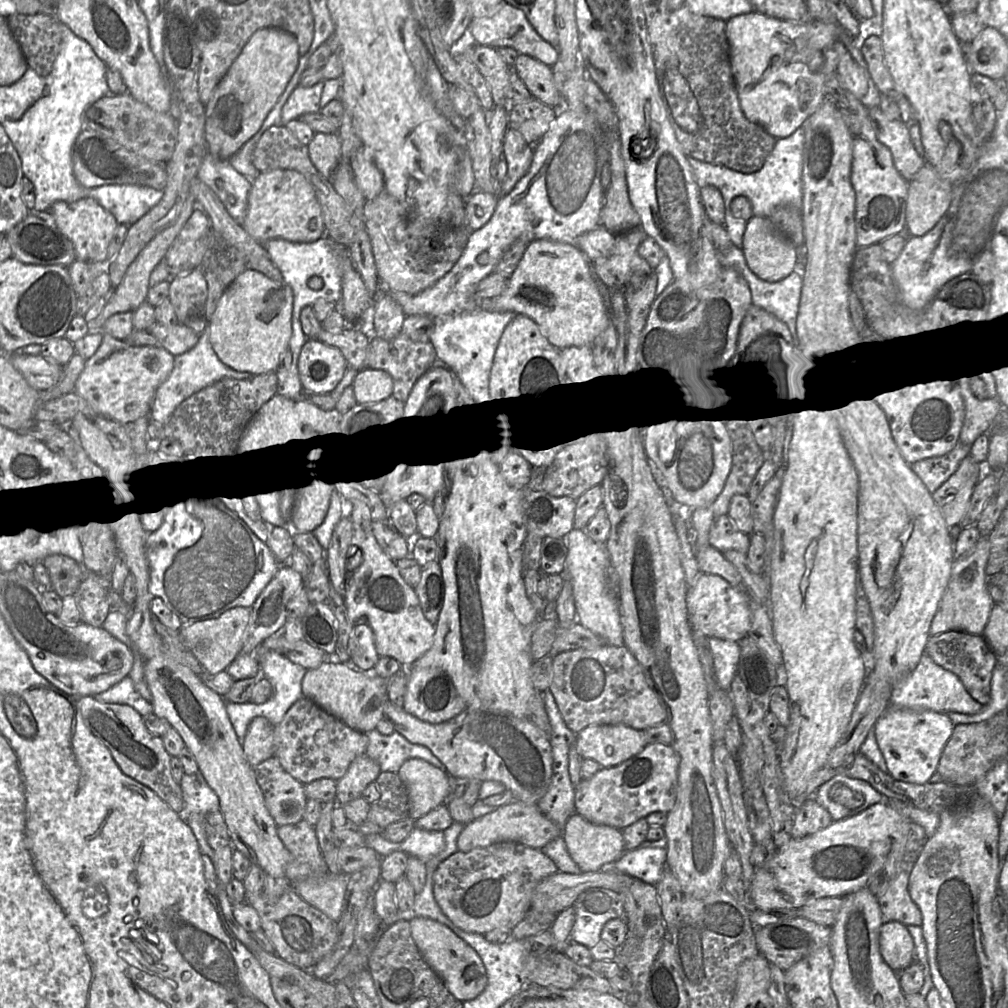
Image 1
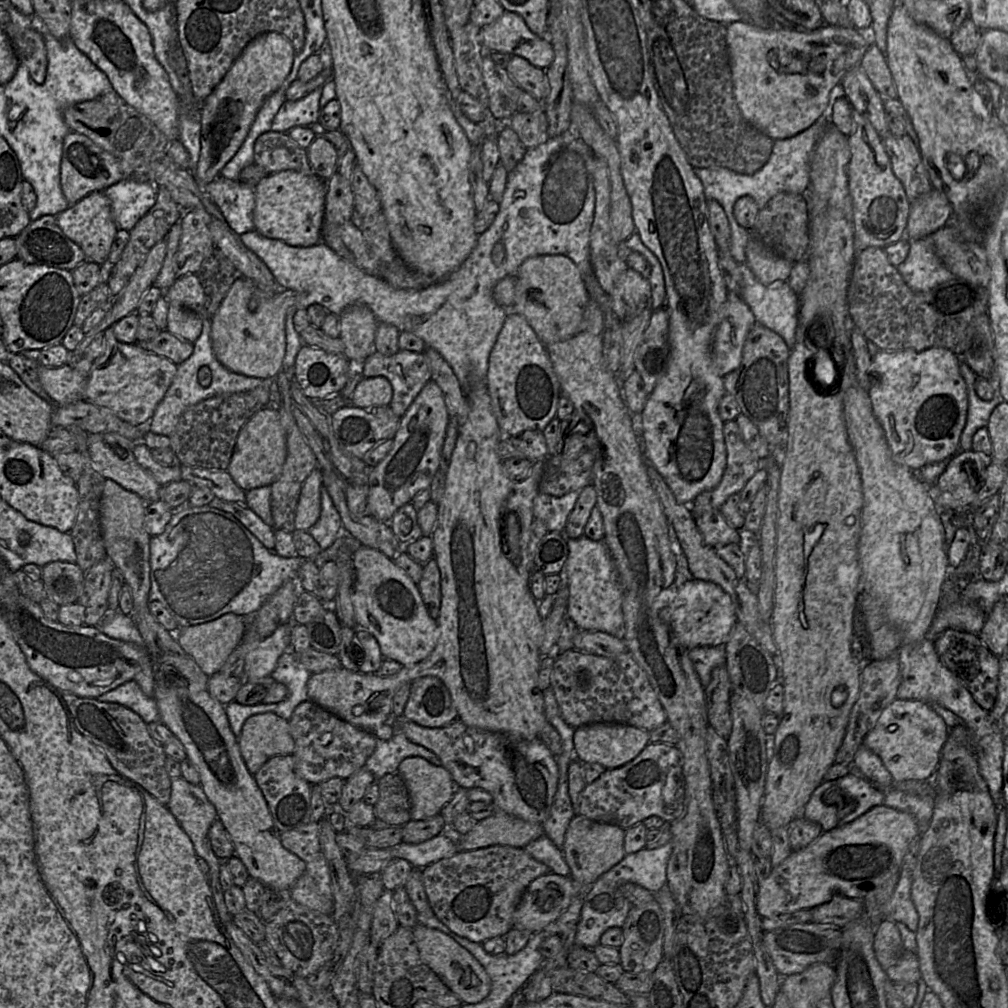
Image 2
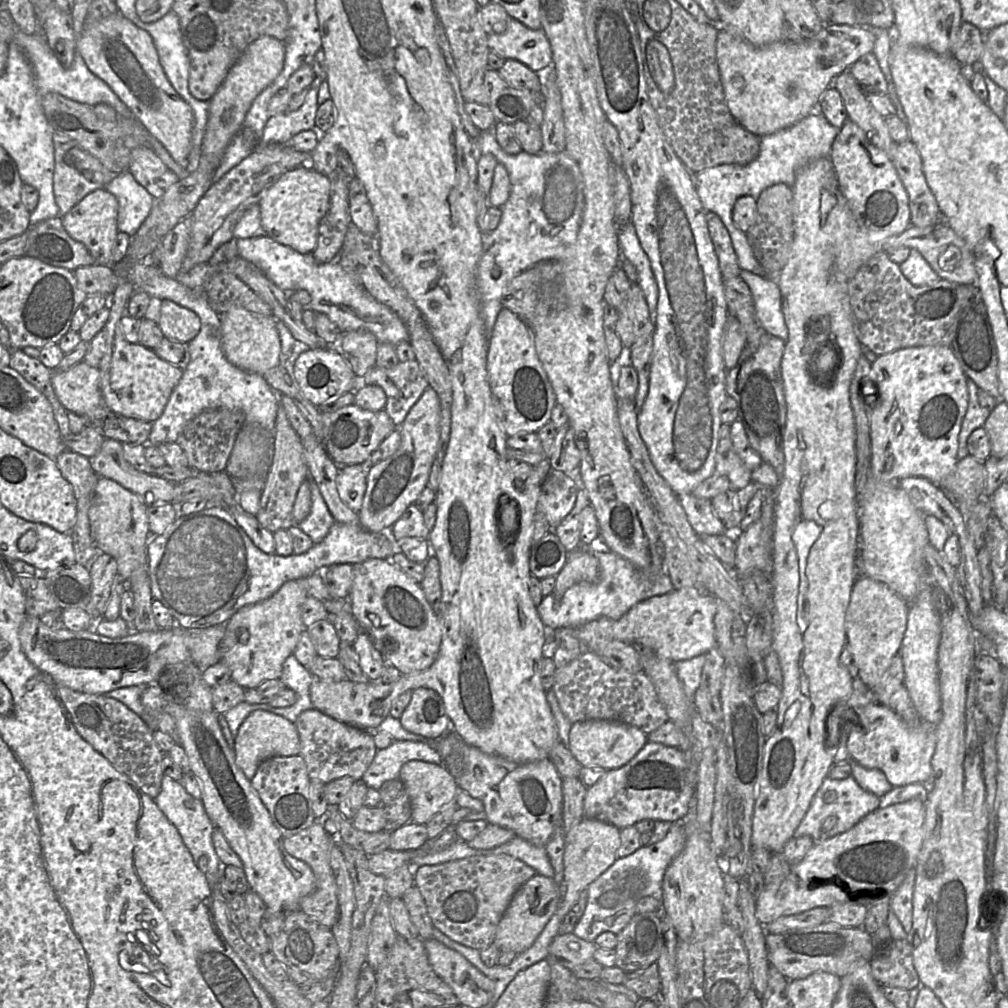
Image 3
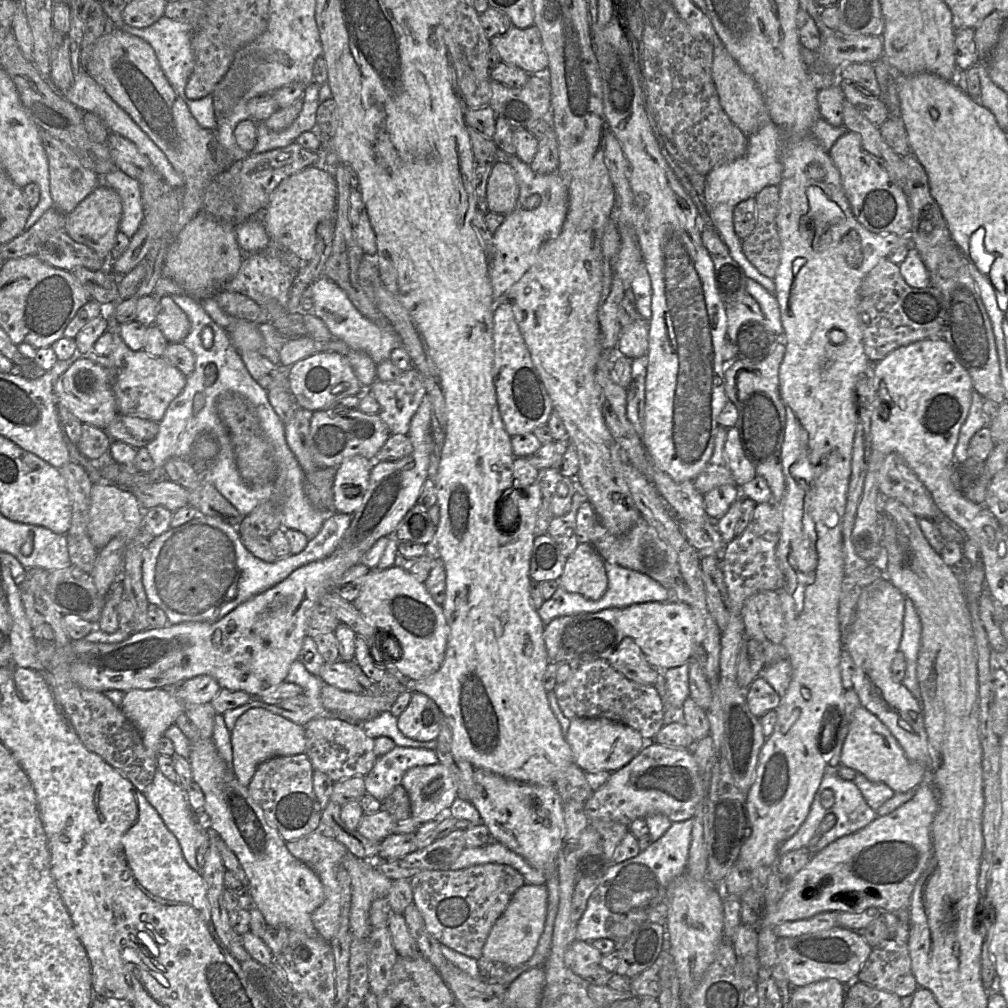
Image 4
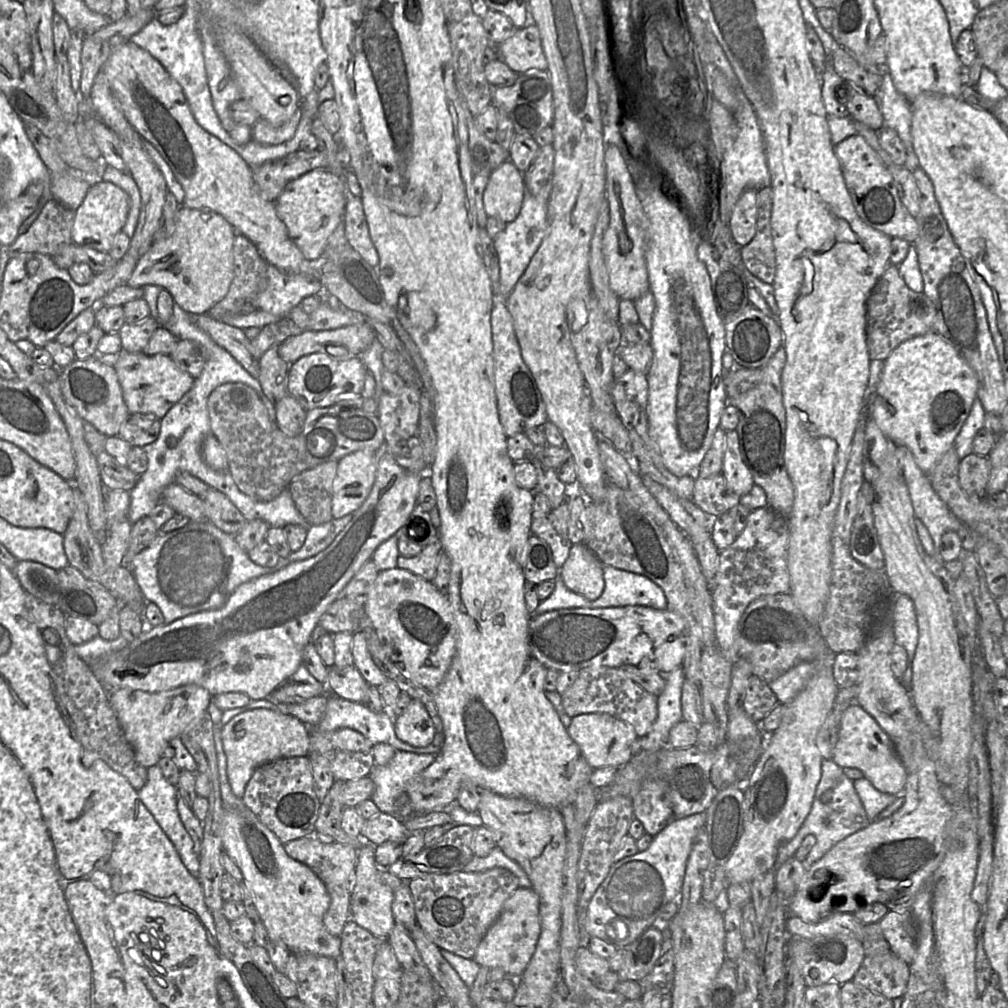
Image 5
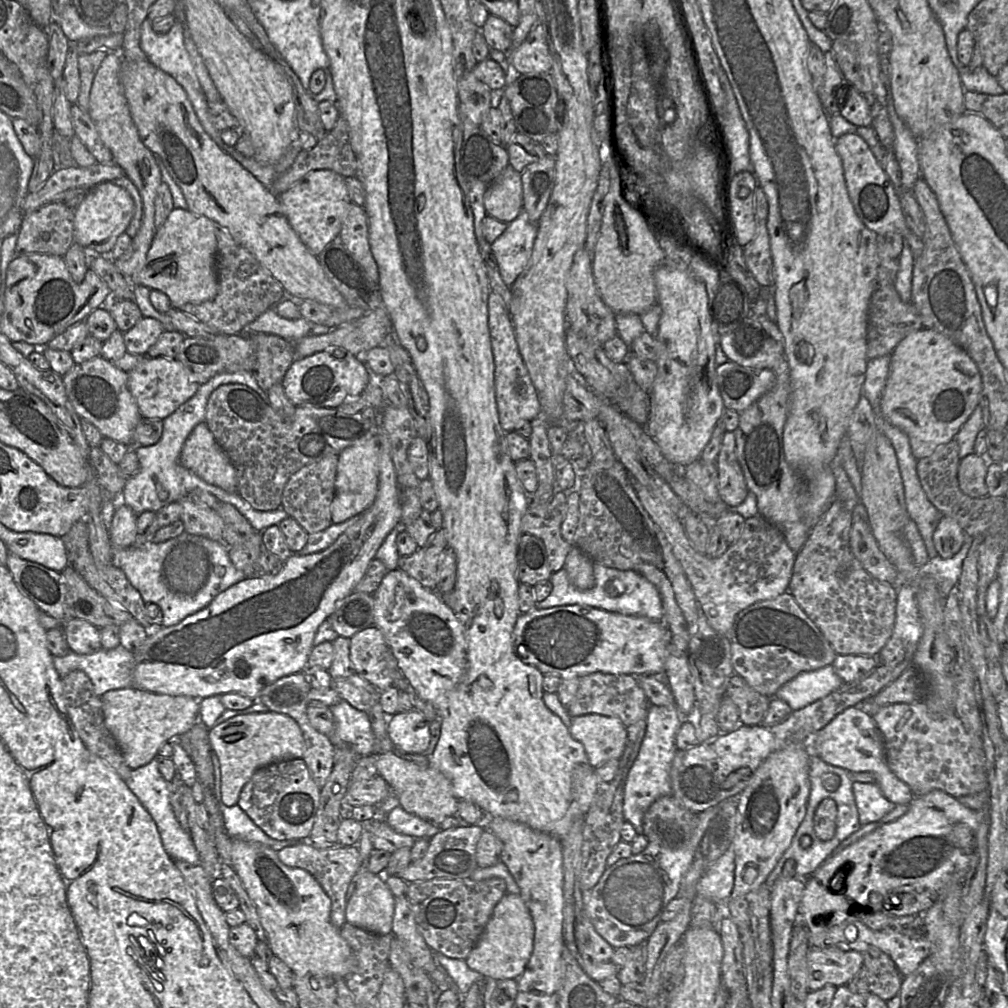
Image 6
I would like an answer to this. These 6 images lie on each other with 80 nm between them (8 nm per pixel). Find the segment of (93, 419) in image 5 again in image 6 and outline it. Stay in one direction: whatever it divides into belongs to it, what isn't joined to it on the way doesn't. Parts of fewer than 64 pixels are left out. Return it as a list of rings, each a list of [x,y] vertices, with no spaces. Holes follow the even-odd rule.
[[[102,356],[75,364],[62,376],[64,388],[75,412],[94,425],[105,438],[132,447],[133,432],[142,418],[128,389],[128,374]]]

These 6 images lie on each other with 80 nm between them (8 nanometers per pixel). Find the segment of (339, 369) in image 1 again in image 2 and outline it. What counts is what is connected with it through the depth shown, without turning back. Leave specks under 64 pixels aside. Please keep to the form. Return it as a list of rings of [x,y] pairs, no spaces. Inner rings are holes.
[[[303,345],[297,354],[296,361],[295,361],[295,378],[296,378],[296,381],[300,387],[300,389],[302,390],[302,392],[304,393],[304,395],[306,397],[308,397],[309,399],[311,399],[313,401],[321,400],[321,399],[324,399],[327,397],[331,397],[332,395],[338,394],[343,390],[343,388],[345,387],[351,373],[354,371],[354,366],[360,366],[360,365],[351,364],[349,362],[349,360],[344,355],[333,354],[333,353],[329,353],[329,352],[327,352],[323,349],[320,349],[320,348],[311,347],[308,345]]]

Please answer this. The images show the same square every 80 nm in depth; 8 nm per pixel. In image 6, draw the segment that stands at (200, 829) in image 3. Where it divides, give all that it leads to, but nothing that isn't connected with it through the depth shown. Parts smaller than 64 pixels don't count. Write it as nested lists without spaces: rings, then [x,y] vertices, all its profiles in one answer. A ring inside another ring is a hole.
[[[156,755],[148,764],[132,770],[129,778],[126,780],[126,784],[154,820],[163,847],[170,857],[173,860],[182,860],[190,864],[200,863],[199,854],[192,841],[190,833],[182,828],[172,810],[169,801],[169,783],[164,780],[159,772],[159,758],[163,757],[157,757]]]

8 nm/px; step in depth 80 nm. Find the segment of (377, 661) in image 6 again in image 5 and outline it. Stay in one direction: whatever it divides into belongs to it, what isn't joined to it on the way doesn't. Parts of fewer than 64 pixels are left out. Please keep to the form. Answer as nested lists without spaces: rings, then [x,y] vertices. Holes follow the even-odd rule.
[[[362,630],[353,633],[352,655],[353,666],[369,685],[379,687],[388,680],[372,660],[367,648],[365,634]]]

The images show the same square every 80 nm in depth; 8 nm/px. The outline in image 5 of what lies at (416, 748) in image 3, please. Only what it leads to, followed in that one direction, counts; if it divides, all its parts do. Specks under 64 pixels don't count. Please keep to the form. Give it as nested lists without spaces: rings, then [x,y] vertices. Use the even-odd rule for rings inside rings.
[[[398,750],[388,764],[375,765],[369,776],[375,785],[371,799],[379,811],[395,814],[395,801],[406,791],[407,782],[427,768],[435,757]]]

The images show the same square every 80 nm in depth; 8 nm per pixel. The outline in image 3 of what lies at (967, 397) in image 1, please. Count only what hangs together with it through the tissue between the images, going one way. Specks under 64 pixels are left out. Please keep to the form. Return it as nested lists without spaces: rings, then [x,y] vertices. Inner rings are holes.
[[[969,386],[968,407],[963,417],[960,432],[958,435],[957,458],[962,459],[968,453],[967,440],[969,435],[975,429],[982,427],[990,414],[991,410],[980,405],[978,401],[978,387]]]

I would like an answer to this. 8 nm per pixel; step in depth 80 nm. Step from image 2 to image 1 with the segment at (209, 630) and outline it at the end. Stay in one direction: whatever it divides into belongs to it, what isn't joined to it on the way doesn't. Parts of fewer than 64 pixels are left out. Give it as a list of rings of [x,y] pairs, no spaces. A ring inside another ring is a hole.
[[[235,607],[225,611],[218,618],[183,625],[179,634],[184,646],[194,654],[204,670],[210,674],[217,674],[225,671],[239,655],[245,641],[250,615],[251,608]]]

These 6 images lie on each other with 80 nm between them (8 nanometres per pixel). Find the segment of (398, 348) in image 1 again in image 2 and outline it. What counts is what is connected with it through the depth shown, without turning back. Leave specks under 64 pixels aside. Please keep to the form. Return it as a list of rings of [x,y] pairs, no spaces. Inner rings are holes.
[[[374,350],[361,364],[361,377],[377,376],[383,376],[389,380],[393,389],[393,396],[389,406],[398,417],[402,418],[422,388],[431,380],[431,370],[424,352],[416,353],[399,350],[392,356],[385,356]]]

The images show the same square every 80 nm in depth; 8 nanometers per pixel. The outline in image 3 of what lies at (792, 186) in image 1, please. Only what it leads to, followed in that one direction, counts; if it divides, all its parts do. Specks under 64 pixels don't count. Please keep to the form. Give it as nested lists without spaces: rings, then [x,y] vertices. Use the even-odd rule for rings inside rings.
[[[817,105],[812,114],[793,126],[760,137],[759,154],[752,162],[746,165],[720,164],[693,174],[703,208],[706,212],[717,214],[727,228],[741,269],[760,276],[768,276],[756,259],[746,233],[738,229],[733,221],[732,211],[735,201],[745,195],[757,199],[764,189],[774,184],[783,183],[792,186],[798,169],[821,157],[829,157],[839,131],[839,128],[831,125],[821,114]]]

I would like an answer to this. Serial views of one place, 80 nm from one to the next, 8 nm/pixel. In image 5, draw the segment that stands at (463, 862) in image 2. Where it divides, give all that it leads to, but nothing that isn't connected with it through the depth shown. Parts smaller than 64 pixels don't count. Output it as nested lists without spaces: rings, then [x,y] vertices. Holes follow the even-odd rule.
[[[501,867],[481,872],[458,871],[431,874],[407,882],[411,892],[416,923],[440,949],[473,959],[490,926],[500,915],[504,902],[519,887],[518,878]]]

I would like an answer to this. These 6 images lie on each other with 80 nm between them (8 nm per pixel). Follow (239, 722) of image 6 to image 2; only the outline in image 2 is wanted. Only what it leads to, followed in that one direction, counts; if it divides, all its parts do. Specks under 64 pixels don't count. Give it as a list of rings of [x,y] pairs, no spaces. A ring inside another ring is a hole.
[[[272,712],[250,716],[243,725],[238,743],[253,776],[270,758],[293,754],[295,749],[288,721]]]

